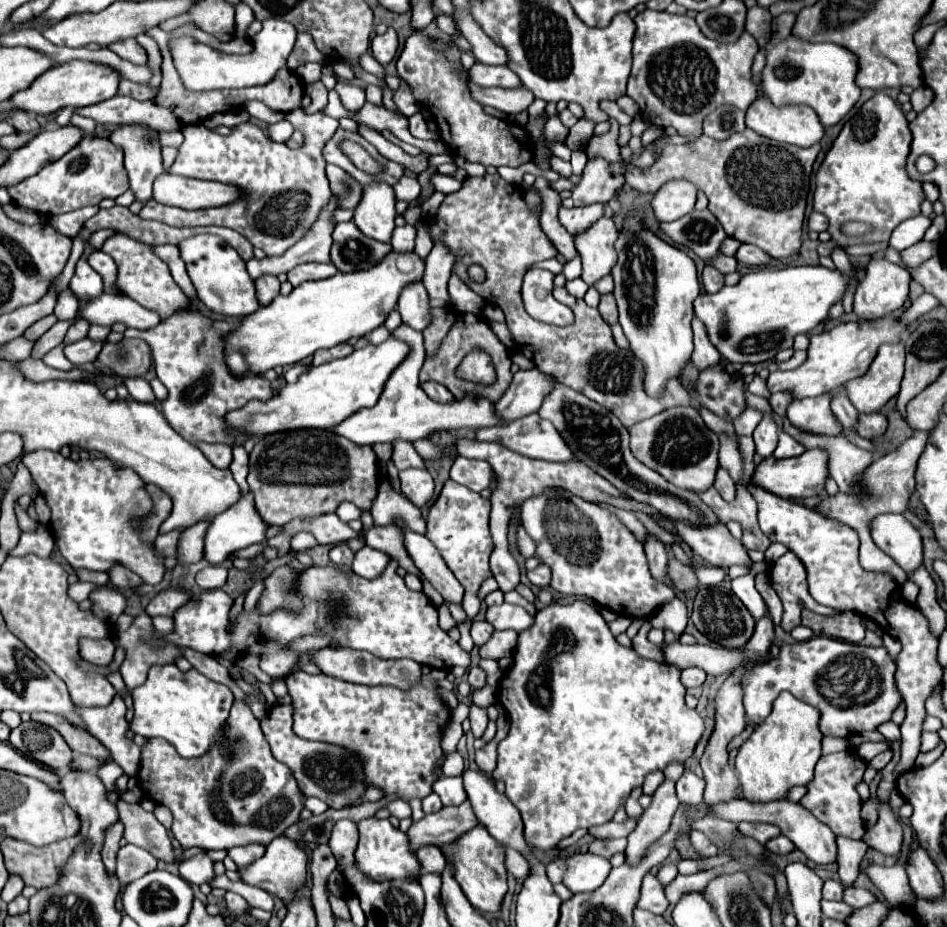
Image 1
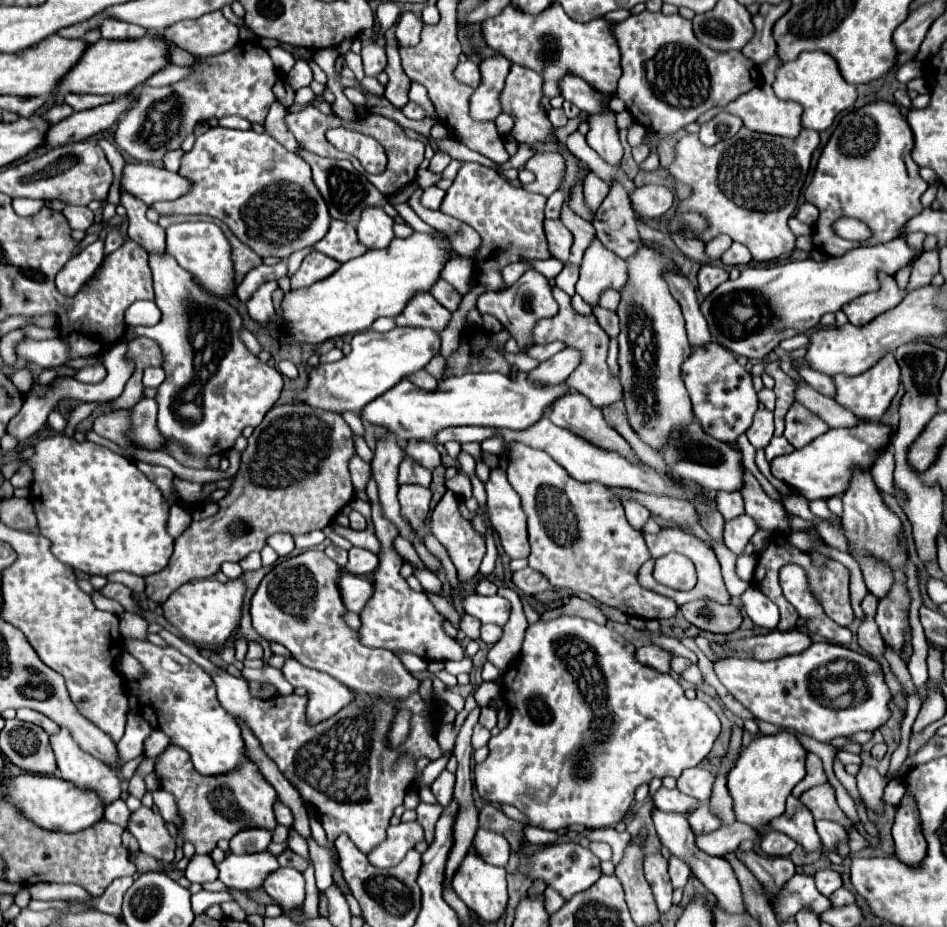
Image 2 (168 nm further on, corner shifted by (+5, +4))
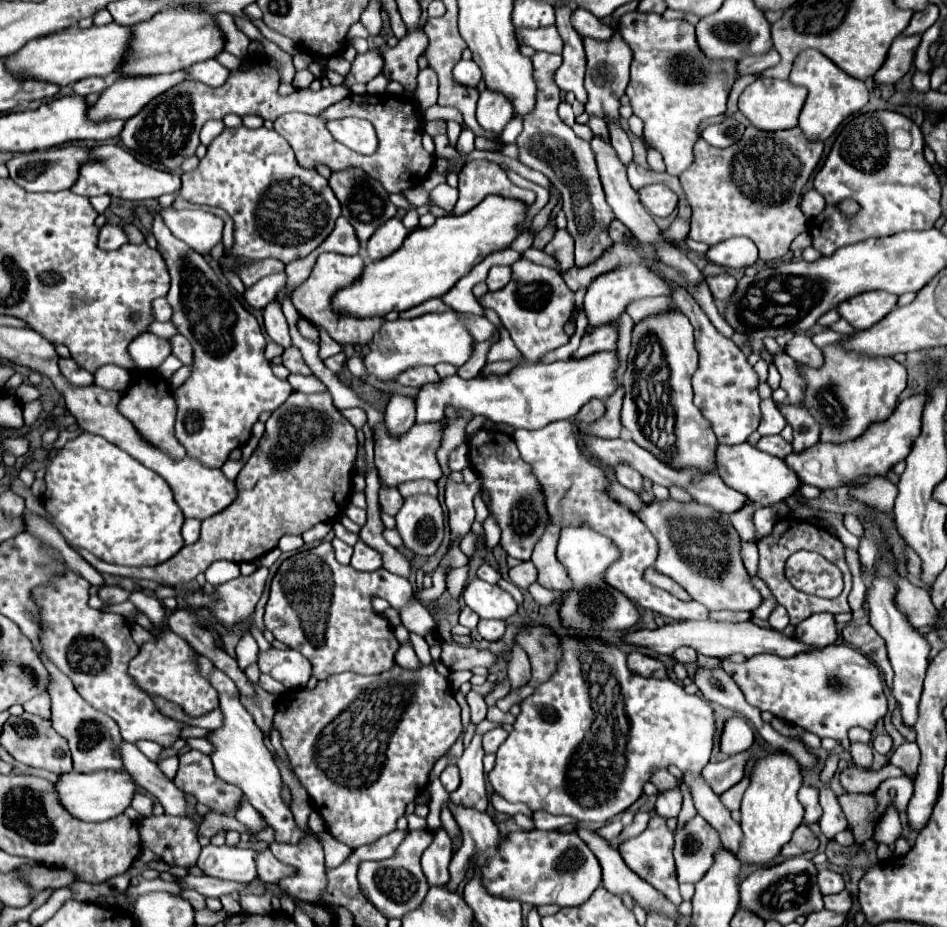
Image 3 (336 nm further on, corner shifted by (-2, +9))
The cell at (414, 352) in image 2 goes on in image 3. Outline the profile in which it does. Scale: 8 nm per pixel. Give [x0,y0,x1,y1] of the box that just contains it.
[364,312,474,382]

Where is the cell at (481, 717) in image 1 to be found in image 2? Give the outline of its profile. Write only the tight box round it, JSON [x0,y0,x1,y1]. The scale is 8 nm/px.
[473,725,491,749]

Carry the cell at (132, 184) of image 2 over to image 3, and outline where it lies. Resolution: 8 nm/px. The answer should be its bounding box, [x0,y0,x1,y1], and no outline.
[70,144,180,202]

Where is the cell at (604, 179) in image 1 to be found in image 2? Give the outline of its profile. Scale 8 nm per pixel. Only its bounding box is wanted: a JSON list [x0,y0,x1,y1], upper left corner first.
[587,113,623,165]

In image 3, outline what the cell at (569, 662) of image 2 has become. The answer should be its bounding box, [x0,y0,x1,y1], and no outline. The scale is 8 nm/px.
[488,636,716,824]

